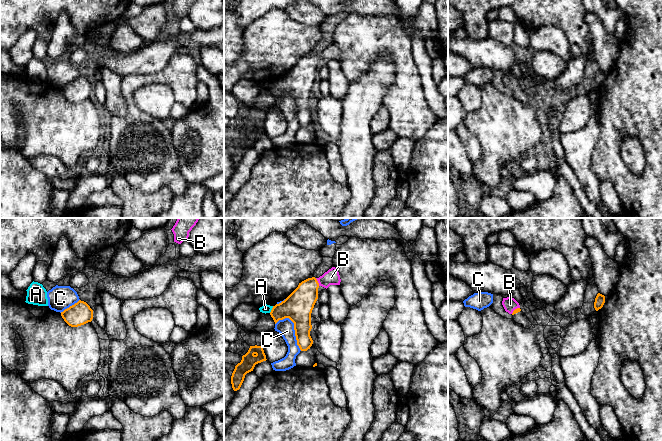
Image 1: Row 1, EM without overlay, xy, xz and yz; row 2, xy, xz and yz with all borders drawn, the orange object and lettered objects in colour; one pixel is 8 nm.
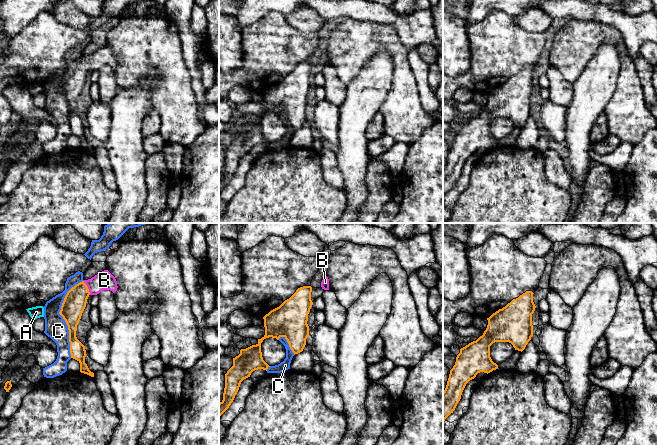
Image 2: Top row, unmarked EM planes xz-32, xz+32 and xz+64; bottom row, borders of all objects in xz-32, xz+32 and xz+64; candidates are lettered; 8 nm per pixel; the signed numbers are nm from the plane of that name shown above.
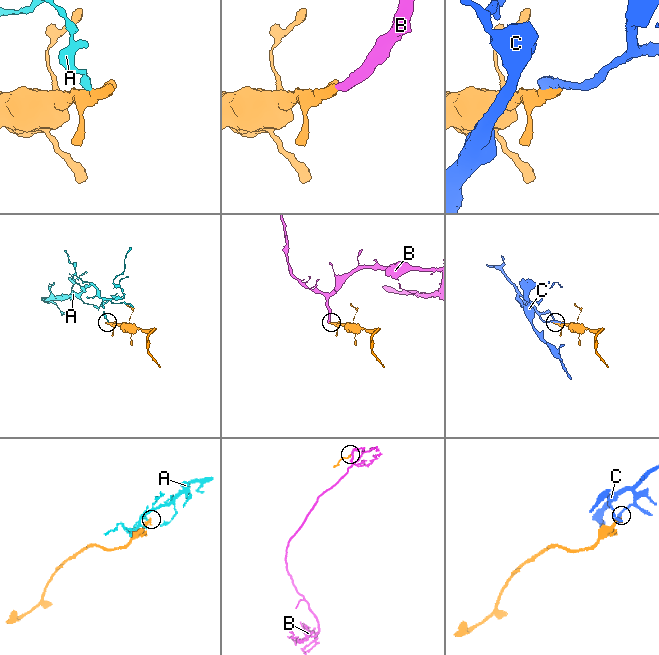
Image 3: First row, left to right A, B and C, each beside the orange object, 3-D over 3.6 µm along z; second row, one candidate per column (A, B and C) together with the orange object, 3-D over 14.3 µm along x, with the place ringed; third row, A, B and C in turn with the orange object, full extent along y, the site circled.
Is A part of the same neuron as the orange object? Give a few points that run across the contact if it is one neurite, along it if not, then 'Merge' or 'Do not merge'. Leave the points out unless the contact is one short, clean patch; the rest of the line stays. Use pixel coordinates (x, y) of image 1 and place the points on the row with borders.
Line: xz (273, 306), (269, 312). Do not merge

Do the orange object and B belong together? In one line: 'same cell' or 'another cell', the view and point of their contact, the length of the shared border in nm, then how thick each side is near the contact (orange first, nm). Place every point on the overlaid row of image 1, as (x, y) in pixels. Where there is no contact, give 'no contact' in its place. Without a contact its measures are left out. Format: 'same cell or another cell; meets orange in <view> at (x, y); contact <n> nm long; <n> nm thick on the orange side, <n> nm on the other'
same cell; meets orange in xz at (317, 282); contact 70 nm long; 240 nm thick on the orange side, 120 nm on the other

